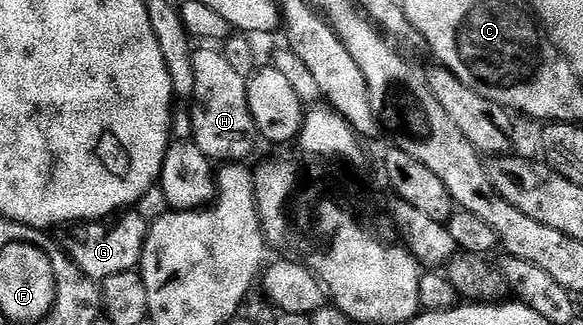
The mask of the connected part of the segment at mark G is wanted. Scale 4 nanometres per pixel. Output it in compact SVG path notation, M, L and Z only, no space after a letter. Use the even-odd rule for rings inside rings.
M128 211L111 223L80 223L71 230L66 252L87 277L103 283L108 277L131 273L144 258L144 244L148 239L149 222L139 212ZM120 220L121 221L116 221ZM116 221L116 222L115 222ZM112 224L113 225L108 225Z

